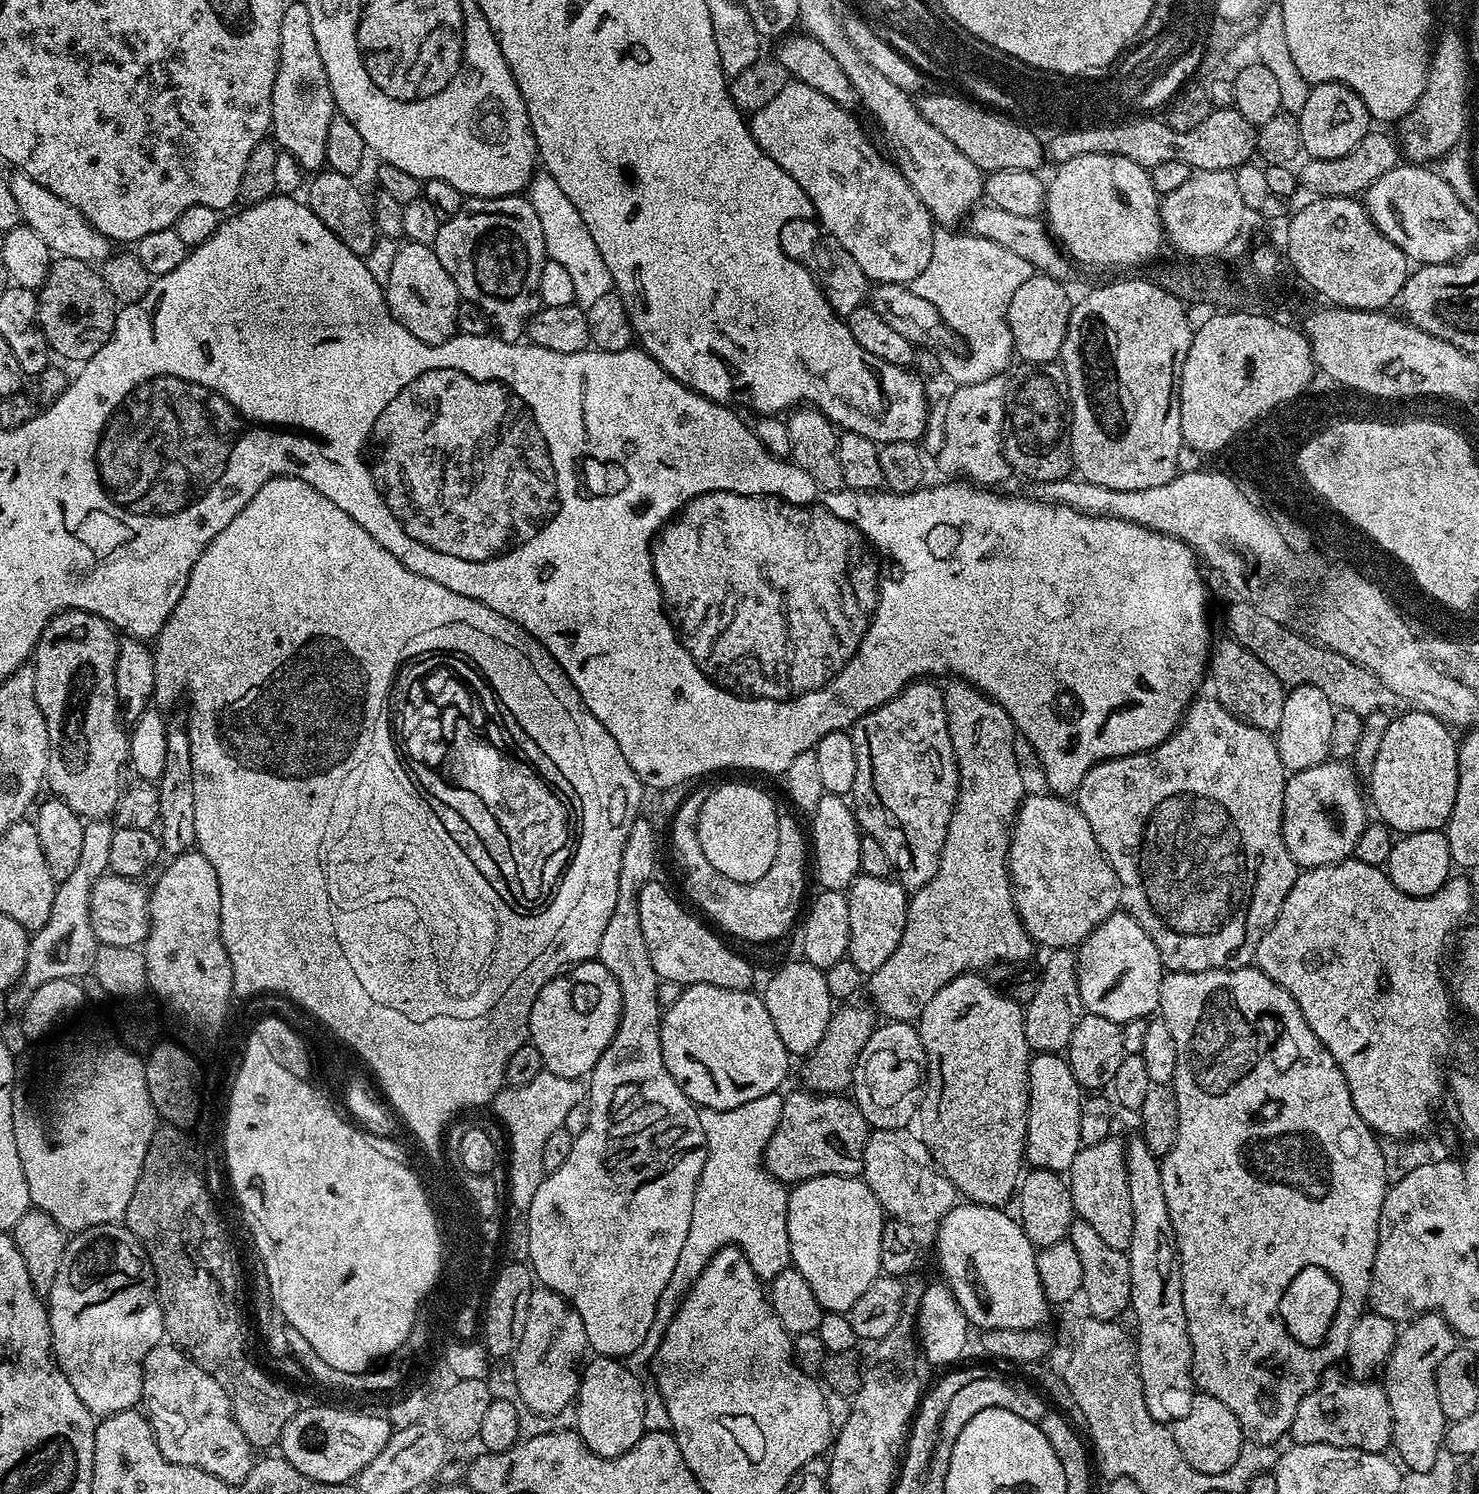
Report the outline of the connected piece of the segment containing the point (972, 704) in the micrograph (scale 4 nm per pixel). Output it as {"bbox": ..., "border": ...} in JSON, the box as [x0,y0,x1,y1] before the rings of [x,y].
{"bbox":[866,678,1034,1022],"border":[[[959,678],[949,679],[945,684],[948,685],[943,685],[942,691],[946,706],[946,726],[950,730],[950,742],[954,746],[954,754],[957,759],[956,768],[960,772],[960,793],[956,799],[956,809],[950,818],[950,826],[946,830],[946,842],[942,846],[938,874],[934,874],[934,878],[930,878],[930,882],[926,882],[926,886],[915,889],[911,893],[906,914],[906,930],[902,930],[902,942],[898,942],[898,950],[894,950],[894,954],[890,954],[890,958],[886,958],[886,962],[882,962],[882,966],[878,966],[878,970],[871,973],[866,980],[866,993],[868,992],[869,998],[873,1000],[871,1003],[874,1005],[875,1011],[888,1022],[915,1021],[922,1014],[926,1002],[930,1002],[930,998],[934,998],[934,994],[938,994],[938,990],[942,990],[942,986],[946,986],[946,982],[971,973],[973,970],[984,970],[980,968],[988,967],[991,969],[1001,962],[1008,966],[1015,965],[1017,963],[1015,960],[1026,959],[1031,954],[1032,948],[1034,949],[1034,941],[1024,929],[1024,923],[1020,920],[1018,910],[1014,906],[1012,880],[1008,877],[1008,847],[1012,841],[1012,826],[1016,811],[1020,808],[1020,803],[1024,801],[1026,795],[1024,772],[1020,769],[1019,758],[1016,757],[1016,740],[1018,741],[1016,727],[1012,724],[1010,714],[1006,710],[1002,710],[1002,706],[998,702],[985,696],[979,688],[973,688],[972,685],[964,683]]]}

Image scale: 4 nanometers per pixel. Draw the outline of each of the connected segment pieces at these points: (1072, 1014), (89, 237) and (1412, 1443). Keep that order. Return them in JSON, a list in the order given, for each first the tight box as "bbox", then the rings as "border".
[{"bbox":[1024,948,1082,1054],"border":[[[1053,948],[1036,980],[1034,998],[1024,1008],[1024,1029],[1029,1049],[1036,1054],[1060,1054],[1067,1049],[1070,1034],[1078,1026],[1082,1005],[1076,977],[1076,953],[1070,948]]]},{"bbox":[8,171,114,266],"border":[[[13,171],[8,177],[10,182],[10,194],[14,194],[14,202],[18,202],[18,210],[23,223],[28,225],[42,242],[56,256],[66,258],[78,258],[82,262],[93,266],[99,265],[114,251],[113,241],[107,240],[101,232],[96,232],[94,226],[78,211],[70,202],[58,198],[58,194],[50,194],[46,186],[34,182],[24,172]]]},{"bbox":[1382,1311,1457,1472],"border":[[[1439,1311],[1425,1312],[1399,1329],[1394,1350],[1382,1369],[1382,1387],[1392,1415],[1391,1447],[1396,1448],[1399,1463],[1409,1472],[1430,1470],[1441,1455],[1446,1421],[1438,1403],[1436,1371],[1438,1362],[1457,1344],[1456,1333]]]}]

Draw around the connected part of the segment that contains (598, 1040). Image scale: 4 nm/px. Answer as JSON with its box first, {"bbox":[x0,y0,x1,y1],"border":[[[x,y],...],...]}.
{"bbox":[528,960,620,1081],"border":[[[599,960],[574,964],[546,982],[530,1010],[528,1040],[542,1054],[545,1069],[556,1076],[579,1081],[591,1073],[616,1033],[620,1021],[620,987]]]}

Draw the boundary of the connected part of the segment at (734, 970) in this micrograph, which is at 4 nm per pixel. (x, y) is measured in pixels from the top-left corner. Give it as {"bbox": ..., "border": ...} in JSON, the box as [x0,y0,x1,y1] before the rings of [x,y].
{"bbox":[638,882,753,991],"border":[[[659,882],[642,886],[638,894],[638,918],[642,918],[642,935],[646,938],[646,950],[650,950],[650,962],[654,962],[656,975],[681,986],[705,984],[726,990],[749,991],[753,987],[752,963],[742,958],[735,947],[727,948],[719,940],[721,937],[699,915],[696,916],[691,916],[672,897],[671,890],[663,888]]]}

